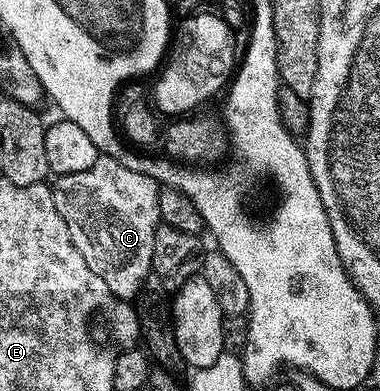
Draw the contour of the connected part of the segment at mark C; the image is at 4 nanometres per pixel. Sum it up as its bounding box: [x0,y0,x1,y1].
[50,154,161,300]

